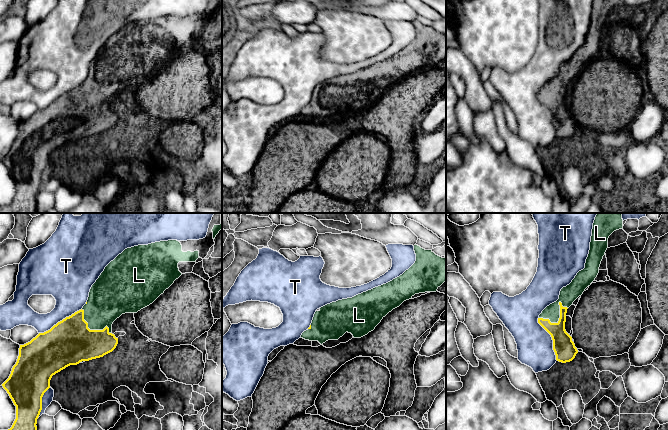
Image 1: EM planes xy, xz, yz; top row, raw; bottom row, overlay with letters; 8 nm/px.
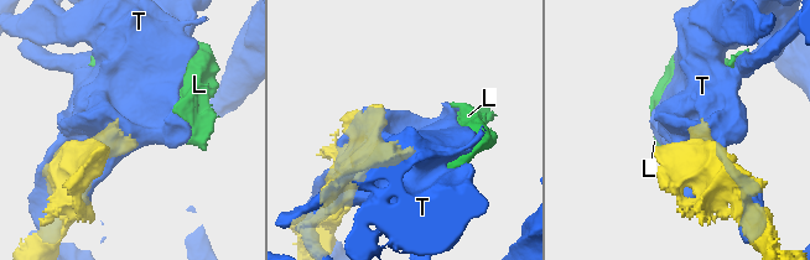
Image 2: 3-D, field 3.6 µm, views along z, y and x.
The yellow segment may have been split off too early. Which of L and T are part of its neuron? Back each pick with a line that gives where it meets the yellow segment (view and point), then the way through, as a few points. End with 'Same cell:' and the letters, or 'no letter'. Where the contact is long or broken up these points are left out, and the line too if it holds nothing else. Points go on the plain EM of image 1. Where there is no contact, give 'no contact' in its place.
L: meets yellow in yz at (559, 95)
Same cell: L

